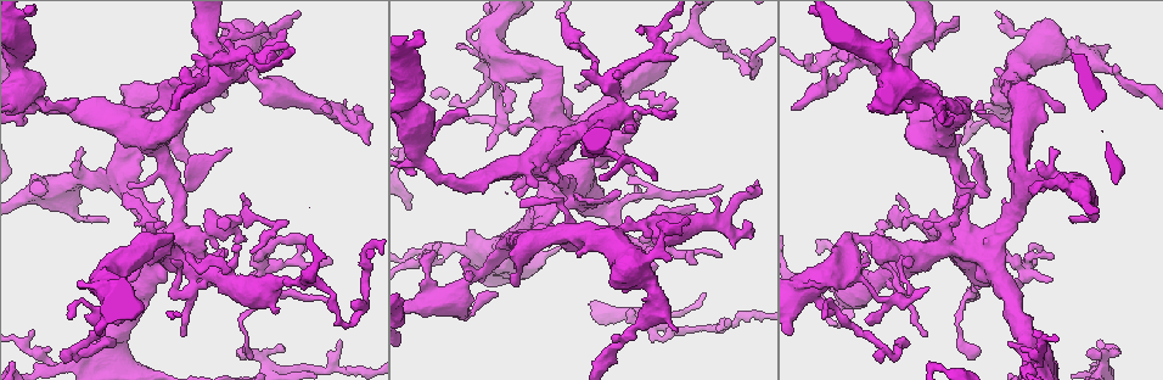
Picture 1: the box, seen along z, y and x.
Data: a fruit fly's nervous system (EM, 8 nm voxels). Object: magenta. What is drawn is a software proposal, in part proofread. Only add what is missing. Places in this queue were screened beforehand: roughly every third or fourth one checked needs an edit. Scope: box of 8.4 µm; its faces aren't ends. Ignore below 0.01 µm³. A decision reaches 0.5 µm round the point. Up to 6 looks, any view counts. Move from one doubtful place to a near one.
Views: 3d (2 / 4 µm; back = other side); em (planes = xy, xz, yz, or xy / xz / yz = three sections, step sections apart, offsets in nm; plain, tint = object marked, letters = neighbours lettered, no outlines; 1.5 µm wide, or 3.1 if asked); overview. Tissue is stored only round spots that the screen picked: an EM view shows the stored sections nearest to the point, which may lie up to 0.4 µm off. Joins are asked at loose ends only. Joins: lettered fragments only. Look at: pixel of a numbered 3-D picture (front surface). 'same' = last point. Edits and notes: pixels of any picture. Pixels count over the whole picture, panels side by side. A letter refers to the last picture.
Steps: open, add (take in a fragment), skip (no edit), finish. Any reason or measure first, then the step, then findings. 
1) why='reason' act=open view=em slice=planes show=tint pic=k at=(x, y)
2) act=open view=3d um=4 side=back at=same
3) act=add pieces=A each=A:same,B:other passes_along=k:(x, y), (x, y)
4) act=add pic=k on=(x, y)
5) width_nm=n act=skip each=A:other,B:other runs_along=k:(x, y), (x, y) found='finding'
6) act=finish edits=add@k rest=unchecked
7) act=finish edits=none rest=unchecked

why='free end' act=open view=em slice=planes show=letters pic=1 at=(1109, 47)

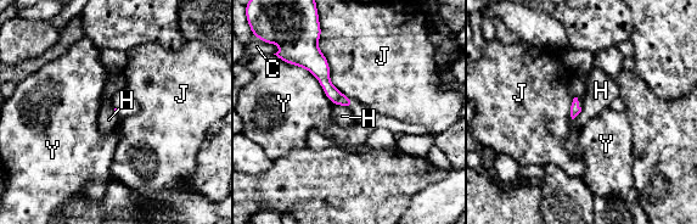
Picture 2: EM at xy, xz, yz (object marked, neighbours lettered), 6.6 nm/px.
longest_contact=J:500nm act=skip each=C:other,H:other,J:other,Y:other runs_along=2:(296, 61), (308, 61), (349, 102) found='no lettered fragment goes on from it'

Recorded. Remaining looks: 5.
why='free end' act=open view=em slice=planes show=plain pic=1 at=(282, 348)

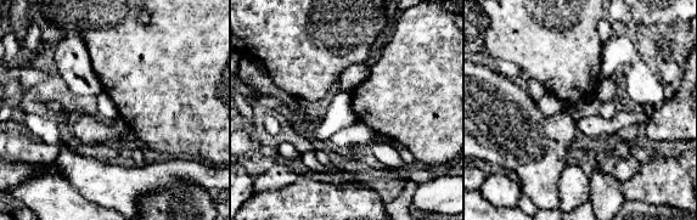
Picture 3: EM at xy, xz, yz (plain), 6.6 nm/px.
act=open view=em slice=planes show=letters at=same

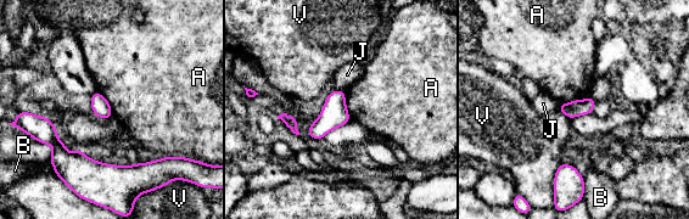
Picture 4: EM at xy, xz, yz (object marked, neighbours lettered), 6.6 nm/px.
width_nm=110 act=skip each=A:other,B:other,J:other,V:other border=4:(589, 95), (583, 99), (559, 104) found='none of them fits'

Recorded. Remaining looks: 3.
why='free end' act=open view=3d um=4 pic=1 at=(44, 191)

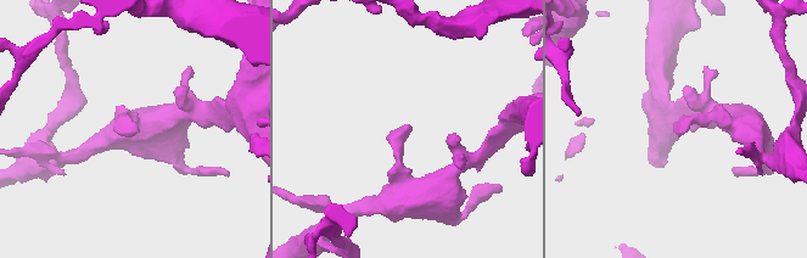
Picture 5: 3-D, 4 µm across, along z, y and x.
act=open view=em slice=planes show=letters pic=5 at=(677, 128)

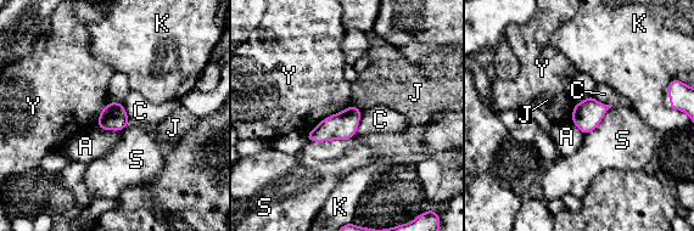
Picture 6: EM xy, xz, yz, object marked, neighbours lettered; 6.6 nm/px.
act=skip each=A:other,C:other,J:other,K:other,S:other,Y:other border=6:(351, 105), (323, 118), (306, 135) found='no lettered fragment goes on from it'

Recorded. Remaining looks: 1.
act=finish edits=none rest=unchecked

